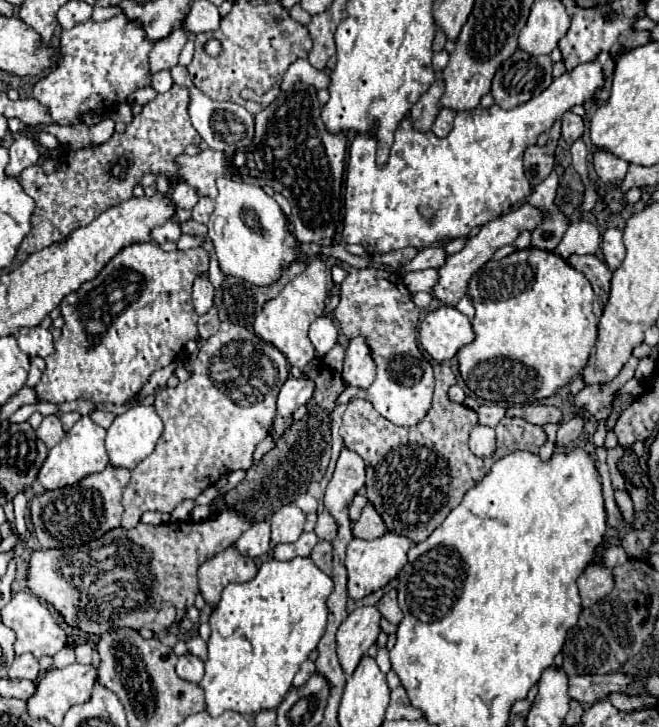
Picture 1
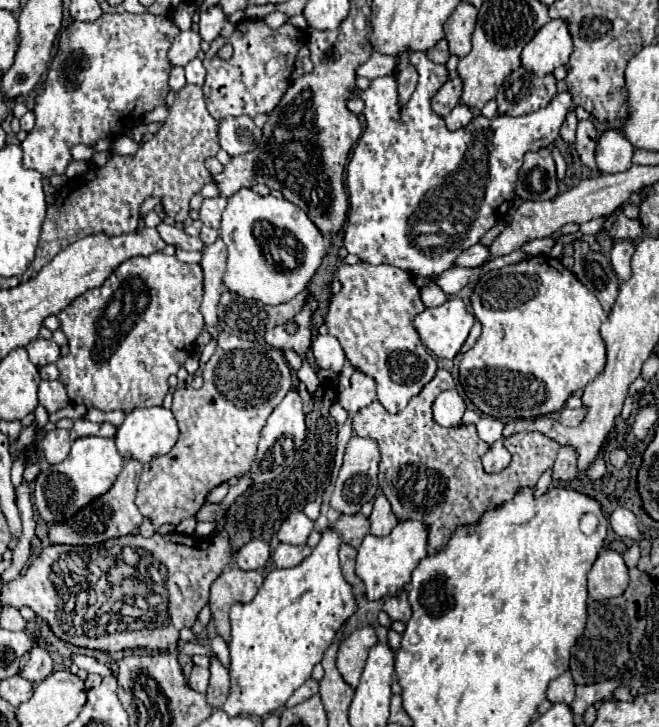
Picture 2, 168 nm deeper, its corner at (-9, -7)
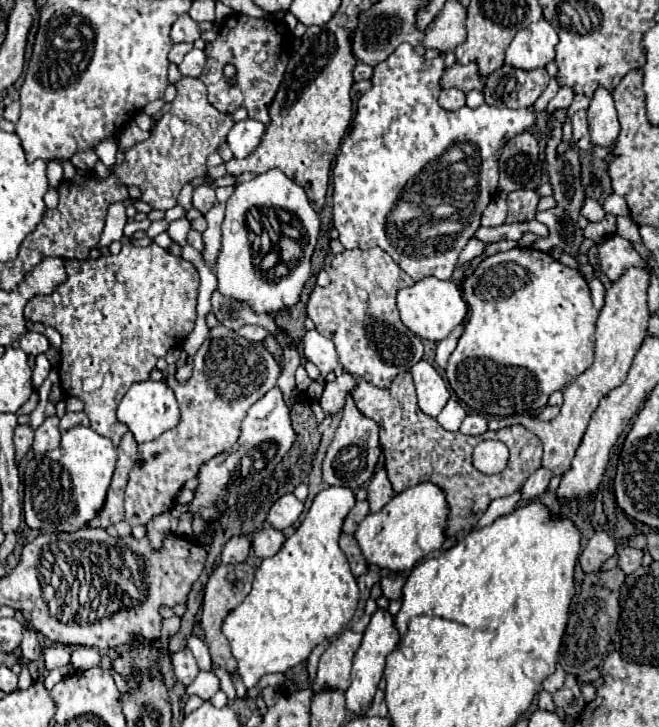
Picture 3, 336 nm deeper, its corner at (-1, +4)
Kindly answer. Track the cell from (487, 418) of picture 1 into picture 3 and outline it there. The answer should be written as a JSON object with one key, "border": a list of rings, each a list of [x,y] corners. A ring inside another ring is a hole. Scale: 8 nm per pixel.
{"border":[[[476,411],[468,413],[468,417],[464,419],[464,423],[460,427],[460,431],[466,435],[482,435],[486,429],[488,429],[488,421]]]}

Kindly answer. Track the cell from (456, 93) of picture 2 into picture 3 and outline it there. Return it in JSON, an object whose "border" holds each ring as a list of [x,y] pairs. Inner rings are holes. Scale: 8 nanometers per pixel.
{"border":[[[452,65],[444,71],[442,79],[440,79],[440,87],[442,89],[450,89],[450,87],[456,87],[464,93],[472,91],[472,89],[482,89],[482,83],[484,83],[484,77],[478,75],[478,69],[476,65]]]}

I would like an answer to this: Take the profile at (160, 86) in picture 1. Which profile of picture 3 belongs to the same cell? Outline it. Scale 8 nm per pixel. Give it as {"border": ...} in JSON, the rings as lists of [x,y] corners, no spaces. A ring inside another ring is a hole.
{"border":[[[184,43],[174,45],[174,47],[170,49],[170,53],[168,53],[168,61],[174,63],[174,65],[180,65],[180,63],[182,63],[182,57],[184,57],[190,49],[192,49],[192,45],[184,45]]]}

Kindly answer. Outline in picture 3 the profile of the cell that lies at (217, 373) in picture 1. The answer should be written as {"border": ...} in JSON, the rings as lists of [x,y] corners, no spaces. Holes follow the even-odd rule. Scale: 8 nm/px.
{"border":[[[218,325],[218,327],[210,329],[202,347],[194,355],[192,377],[186,383],[180,383],[174,375],[166,377],[166,383],[174,391],[174,397],[180,405],[180,423],[174,429],[170,429],[168,433],[162,433],[156,441],[148,441],[148,443],[138,445],[138,457],[136,457],[136,463],[130,471],[128,487],[126,487],[126,499],[124,499],[126,521],[130,525],[142,525],[142,523],[148,523],[154,515],[170,511],[176,505],[174,497],[184,487],[184,483],[188,479],[196,477],[200,467],[206,461],[210,461],[216,455],[228,451],[238,441],[240,425],[242,425],[248,409],[258,399],[262,399],[266,395],[266,391],[276,387],[278,377],[280,377],[280,365],[268,353],[264,343],[248,341],[246,337],[238,335],[236,331],[232,331],[224,325]]]}

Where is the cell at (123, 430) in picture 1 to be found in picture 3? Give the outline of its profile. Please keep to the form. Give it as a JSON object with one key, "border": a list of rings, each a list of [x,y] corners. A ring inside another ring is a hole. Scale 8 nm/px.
{"border":[[[152,379],[132,385],[118,405],[118,421],[128,427],[128,431],[134,435],[138,445],[158,439],[162,433],[174,429],[180,421],[178,403],[174,399],[172,389],[168,389],[164,381],[152,381]]]}

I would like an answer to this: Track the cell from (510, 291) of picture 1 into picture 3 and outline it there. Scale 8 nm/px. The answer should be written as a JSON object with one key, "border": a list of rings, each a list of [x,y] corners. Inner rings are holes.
{"border":[[[514,247],[514,249],[506,251],[506,253],[490,255],[490,257],[482,259],[480,265],[474,269],[474,273],[464,281],[464,289],[462,291],[464,291],[466,303],[470,305],[470,319],[468,319],[464,335],[458,341],[458,347],[450,355],[450,361],[448,361],[448,367],[446,367],[446,377],[448,377],[450,385],[452,385],[452,389],[456,391],[456,395],[468,407],[472,407],[474,411],[488,413],[488,415],[500,415],[500,417],[514,415],[514,413],[534,413],[534,411],[538,411],[538,409],[548,405],[548,397],[554,391],[562,389],[566,383],[572,383],[578,375],[582,375],[594,363],[594,343],[596,343],[596,339],[594,339],[594,325],[596,325],[598,311],[592,305],[588,283],[584,281],[584,277],[576,269],[570,269],[570,267],[562,265],[550,253],[542,253],[542,251],[532,249],[532,247],[526,247],[526,249]]]}

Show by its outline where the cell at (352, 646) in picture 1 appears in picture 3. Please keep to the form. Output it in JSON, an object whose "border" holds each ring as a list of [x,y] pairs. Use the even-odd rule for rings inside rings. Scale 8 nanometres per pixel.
{"border":[[[346,629],[330,643],[330,647],[320,657],[318,673],[314,679],[314,691],[322,687],[330,687],[338,691],[348,689],[352,657],[358,651],[360,641],[362,641],[362,633]]]}

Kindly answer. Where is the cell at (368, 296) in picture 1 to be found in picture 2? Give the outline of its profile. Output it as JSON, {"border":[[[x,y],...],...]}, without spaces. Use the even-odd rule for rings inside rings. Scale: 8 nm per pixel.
{"border":[[[368,262],[354,266],[342,264],[338,280],[342,290],[330,298],[328,312],[324,314],[328,334],[338,338],[348,362],[356,370],[374,378],[378,400],[388,412],[396,414],[436,374],[436,360],[420,342],[412,324],[414,316],[424,310],[420,288],[408,272],[396,266],[372,266]]]}

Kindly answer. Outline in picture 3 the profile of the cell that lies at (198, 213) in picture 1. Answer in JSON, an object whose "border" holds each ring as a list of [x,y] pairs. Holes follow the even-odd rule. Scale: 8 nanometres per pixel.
{"border":[[[200,185],[194,189],[192,197],[192,207],[198,209],[202,215],[206,215],[216,203],[216,191],[210,185]]]}

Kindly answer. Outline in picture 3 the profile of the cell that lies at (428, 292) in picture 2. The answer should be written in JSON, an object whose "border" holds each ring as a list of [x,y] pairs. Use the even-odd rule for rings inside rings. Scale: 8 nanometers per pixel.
{"border":[[[410,43],[398,45],[396,51],[386,61],[382,61],[374,67],[372,87],[358,101],[352,129],[342,139],[340,153],[336,157],[334,169],[332,169],[332,173],[334,173],[334,181],[332,181],[332,185],[334,185],[334,227],[340,233],[340,237],[338,237],[340,243],[346,249],[372,249],[372,247],[384,249],[398,263],[398,267],[404,269],[414,281],[422,281],[430,275],[436,277],[436,279],[450,279],[452,277],[452,271],[456,269],[460,251],[464,249],[464,245],[472,239],[472,235],[480,227],[480,223],[478,223],[480,215],[488,207],[492,197],[496,195],[496,187],[498,187],[498,151],[514,135],[528,131],[536,123],[536,113],[528,107],[526,109],[504,109],[504,107],[480,105],[476,109],[460,107],[458,111],[444,111],[438,105],[438,97],[441,91],[440,79],[444,69],[446,69],[446,65],[444,65],[442,57],[426,59],[424,55],[418,55]]]}

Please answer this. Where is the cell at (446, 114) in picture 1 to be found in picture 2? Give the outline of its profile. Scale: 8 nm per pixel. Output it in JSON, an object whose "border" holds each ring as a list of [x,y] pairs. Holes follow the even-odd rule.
{"border":[[[458,104],[444,120],[446,120],[446,126],[450,128],[450,130],[458,130],[458,128],[462,128],[462,126],[466,126],[470,120],[472,120],[472,110],[466,106],[466,104]]]}

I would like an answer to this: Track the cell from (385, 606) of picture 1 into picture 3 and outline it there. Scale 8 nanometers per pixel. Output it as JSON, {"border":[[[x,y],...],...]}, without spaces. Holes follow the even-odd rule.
{"border":[[[390,573],[386,575],[382,581],[380,581],[380,587],[382,587],[382,595],[388,599],[388,601],[398,601],[402,599],[402,587],[404,587],[404,575],[400,573]]]}

